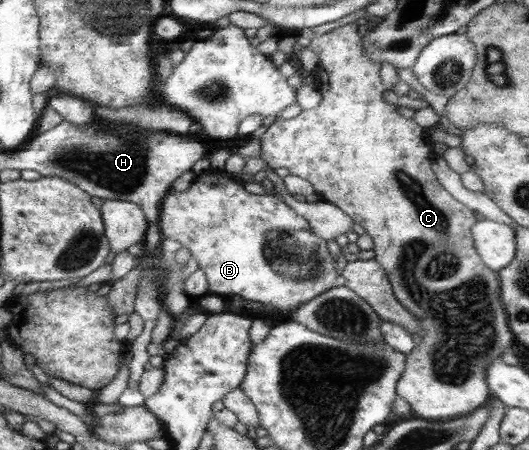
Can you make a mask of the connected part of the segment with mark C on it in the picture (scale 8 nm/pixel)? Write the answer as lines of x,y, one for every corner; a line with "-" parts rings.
355,22
340,26
312,40
307,40
303,45
306,45
306,48
314,51
319,57
320,62
314,73
314,83
320,88
322,100
315,108
301,110
300,114
293,118
284,119
278,117
261,137
261,158
274,170
276,168
285,168
291,175
310,181
315,188
315,193
320,196
324,203
340,207
340,210
350,215
356,224
363,225
367,233
374,238
375,260
385,267
386,274
393,284
397,298
405,304
406,309
416,314
421,325
421,331
419,331
418,335
422,337
422,342
407,355
407,366
402,374
402,379
397,385
399,397
403,397
411,405
417,418
422,420
440,420
444,422
469,415
479,407
486,405
488,399
492,396
486,382
486,369
488,369
489,363
493,362
512,341
512,333
510,333
510,329
506,325
506,313
504,313
504,309
500,305
500,293
498,293
498,289
501,289
500,277
481,262
481,258
474,246
471,228
477,223
478,217
468,207
454,201
436,183
435,176
430,171
430,163
434,161
434,153
432,153
432,147
430,147
428,139
424,137
424,129
416,120
402,117
402,113
398,111
398,106
394,105
394,103
388,103
384,99
384,93
390,87
384,85
384,81
382,81
382,75
380,75
381,65
367,54
363,36
360,35
360,29
358,29

